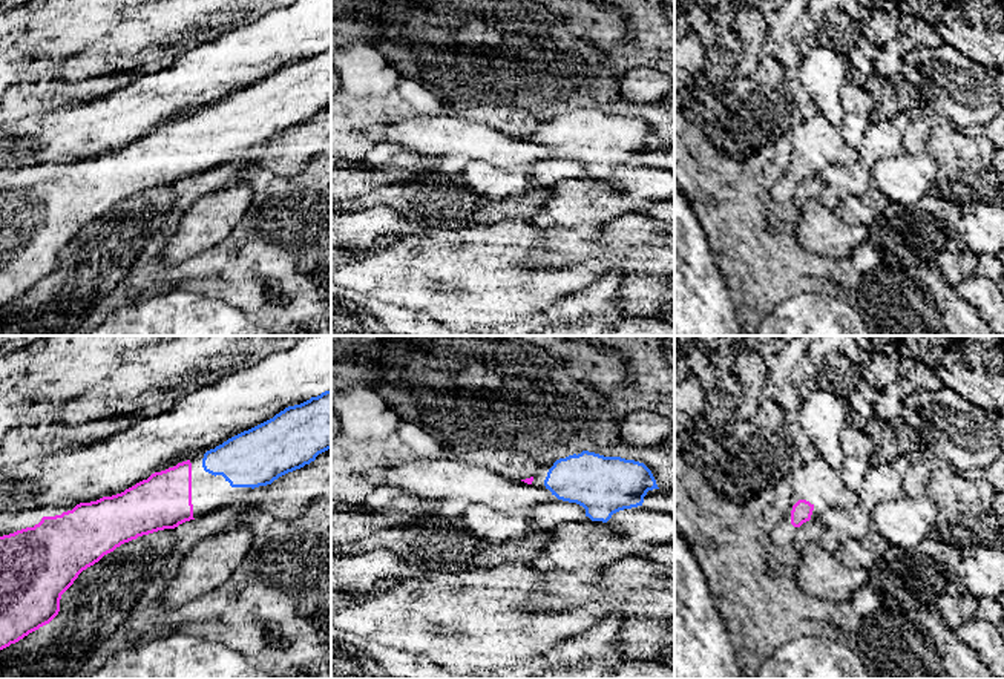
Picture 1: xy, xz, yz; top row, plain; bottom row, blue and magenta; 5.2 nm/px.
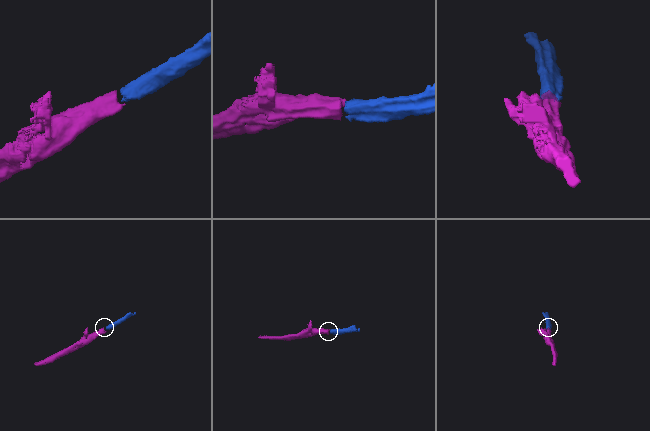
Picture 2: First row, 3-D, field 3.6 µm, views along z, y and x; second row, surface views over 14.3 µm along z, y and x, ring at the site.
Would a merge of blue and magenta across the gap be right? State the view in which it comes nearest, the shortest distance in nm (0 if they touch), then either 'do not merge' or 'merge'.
nearest in xy; 60 nm apart; merge

